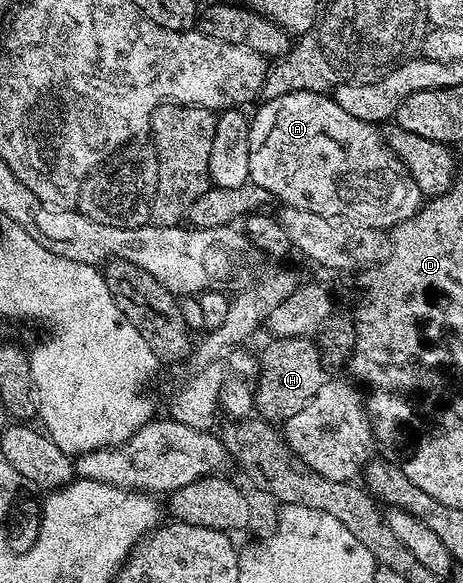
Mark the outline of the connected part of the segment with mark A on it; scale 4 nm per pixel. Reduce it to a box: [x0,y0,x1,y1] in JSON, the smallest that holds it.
[248,92,426,229]

